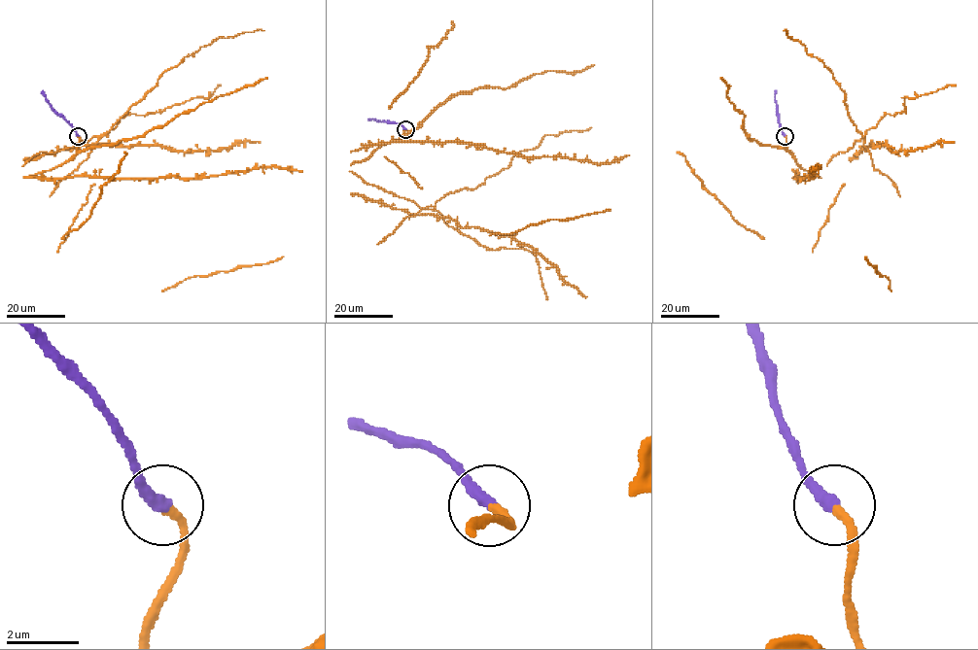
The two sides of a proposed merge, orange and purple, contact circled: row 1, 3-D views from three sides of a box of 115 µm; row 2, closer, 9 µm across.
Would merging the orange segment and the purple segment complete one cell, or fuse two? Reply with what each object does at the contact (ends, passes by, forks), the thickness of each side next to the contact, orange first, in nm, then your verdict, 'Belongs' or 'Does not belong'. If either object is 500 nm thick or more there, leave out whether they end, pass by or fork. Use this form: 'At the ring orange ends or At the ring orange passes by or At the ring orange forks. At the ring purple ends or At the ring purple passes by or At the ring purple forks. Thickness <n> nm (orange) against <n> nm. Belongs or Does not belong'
At the ring orange ends. At the ring purple ends. Thickness 240 nm (orange) against 360 nm. Belongs

